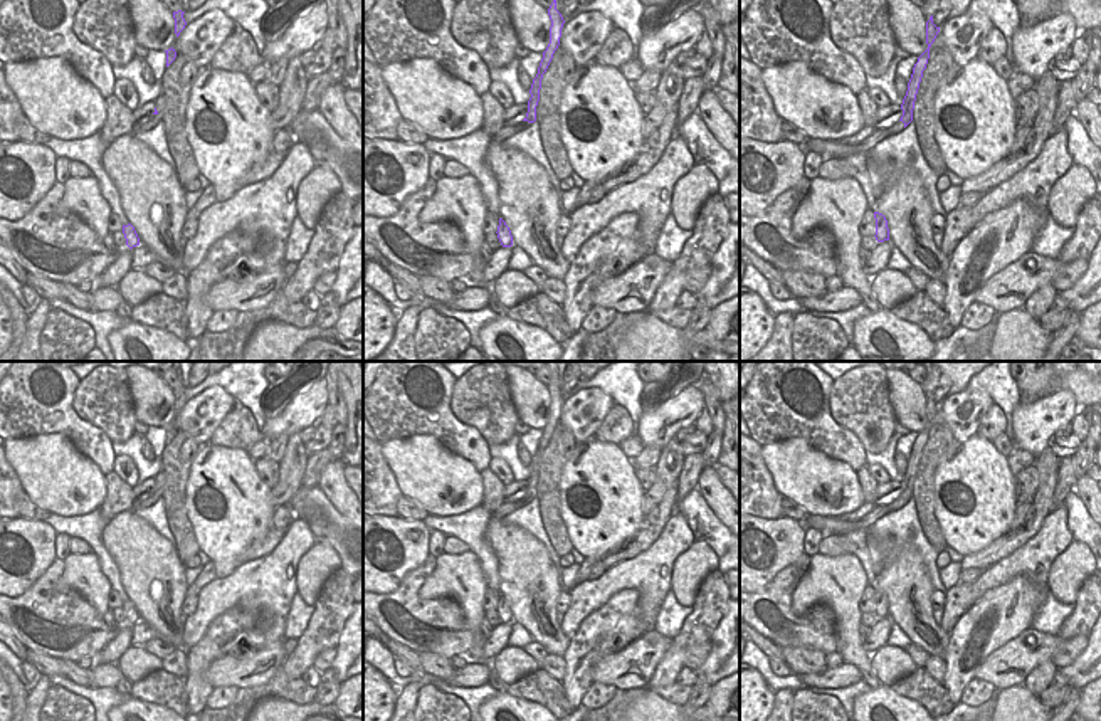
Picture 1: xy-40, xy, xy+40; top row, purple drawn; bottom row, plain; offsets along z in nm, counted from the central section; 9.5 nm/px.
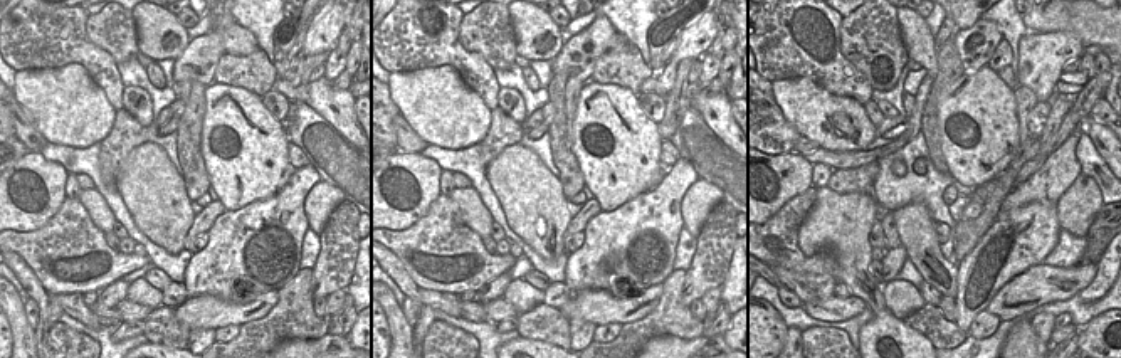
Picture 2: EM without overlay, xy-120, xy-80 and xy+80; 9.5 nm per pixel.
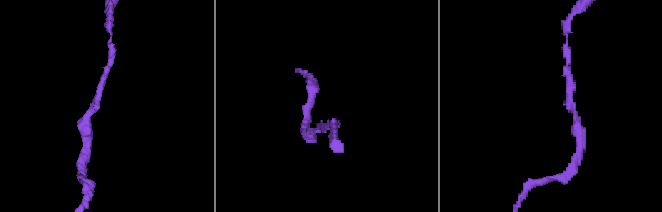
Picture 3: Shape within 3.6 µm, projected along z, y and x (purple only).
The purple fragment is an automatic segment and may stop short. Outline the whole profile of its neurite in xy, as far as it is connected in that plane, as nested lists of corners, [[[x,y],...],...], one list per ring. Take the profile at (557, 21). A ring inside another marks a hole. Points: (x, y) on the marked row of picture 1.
[[[553,0],[553,3],[550,5],[548,15],[550,15],[550,20],[551,20],[550,44],[548,44],[546,50],[543,52],[543,59],[540,62],[538,74],[533,79],[533,84],[531,84],[531,89],[529,89],[531,97],[528,101],[528,113],[526,113],[526,118],[523,119],[523,121],[528,121],[528,123],[536,121],[536,106],[538,106],[538,101],[540,101],[541,79],[543,79],[543,74],[546,72],[546,69],[548,69],[548,66],[553,59],[555,50],[560,45],[561,29],[563,29],[563,24],[565,24],[561,13],[556,10],[556,0]]]

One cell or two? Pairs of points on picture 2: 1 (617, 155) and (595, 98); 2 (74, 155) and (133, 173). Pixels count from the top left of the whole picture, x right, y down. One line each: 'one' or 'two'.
1: one
2: two

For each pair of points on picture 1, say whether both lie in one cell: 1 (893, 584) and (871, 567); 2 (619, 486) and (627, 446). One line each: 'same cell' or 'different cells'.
1: different cells
2: different cells

